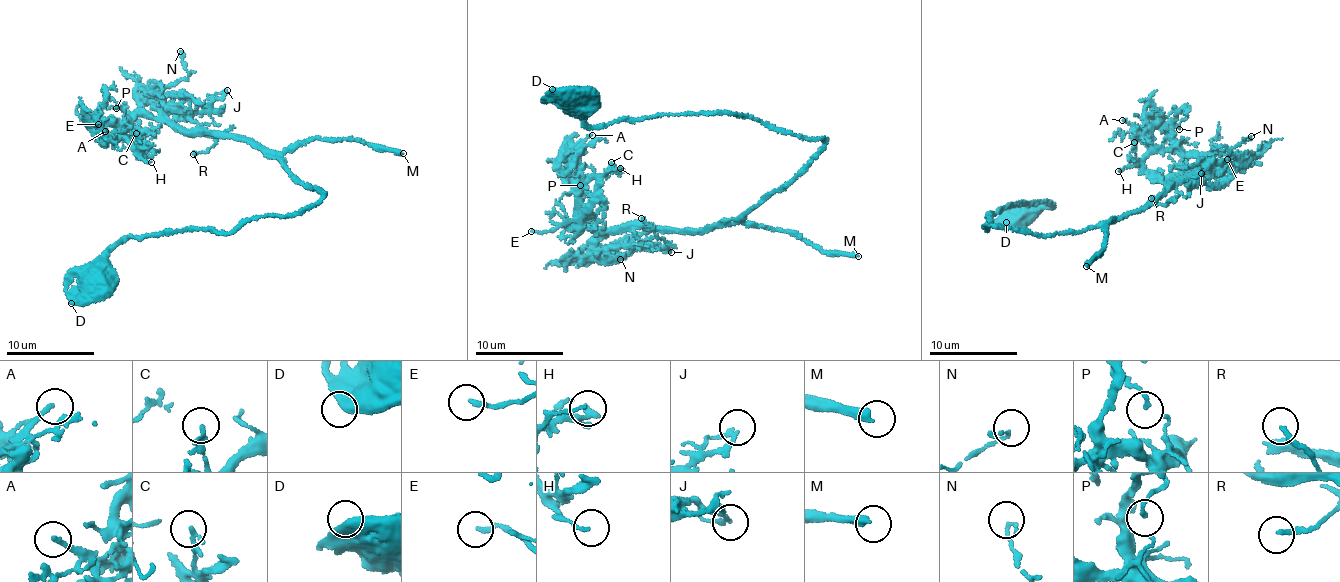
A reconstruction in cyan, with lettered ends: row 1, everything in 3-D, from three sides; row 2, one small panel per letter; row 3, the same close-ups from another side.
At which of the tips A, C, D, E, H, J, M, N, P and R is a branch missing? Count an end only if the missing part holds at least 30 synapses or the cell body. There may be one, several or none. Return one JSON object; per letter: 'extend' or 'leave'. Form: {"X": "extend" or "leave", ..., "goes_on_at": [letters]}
{"A": "leave", "C": "leave", "D": "leave", "E": "leave", "H": "leave", "J": "leave", "M": "extend", "N": "leave", "P": "leave", "R": "leave", "goes_on_at": ["M"]}

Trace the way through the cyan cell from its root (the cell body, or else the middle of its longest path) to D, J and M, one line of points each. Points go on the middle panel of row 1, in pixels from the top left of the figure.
D: (803, 168), (822, 140), (722, 112), (662, 113), (593, 126), (566, 103), (566, 96), (552, 89)
J: (803, 168), (735, 219), (697, 231), (627, 222), (597, 243), (608, 250), (645, 242), (671, 252)
M: (803, 168), (740, 220), (797, 234), (822, 250), (858, 256)

